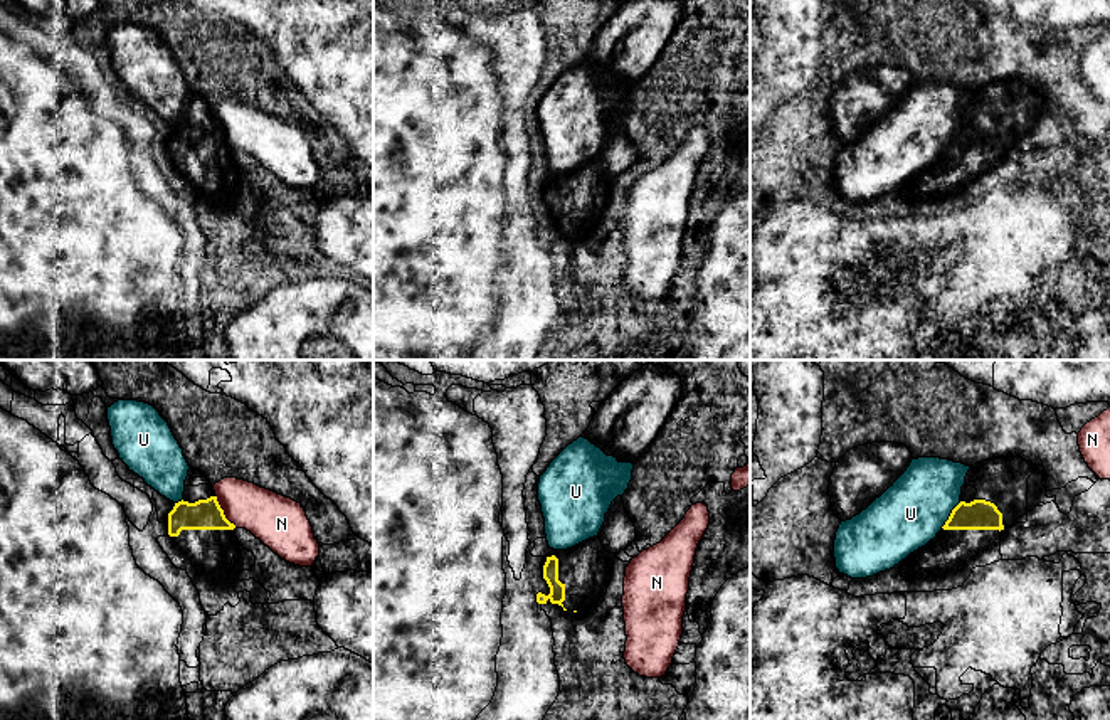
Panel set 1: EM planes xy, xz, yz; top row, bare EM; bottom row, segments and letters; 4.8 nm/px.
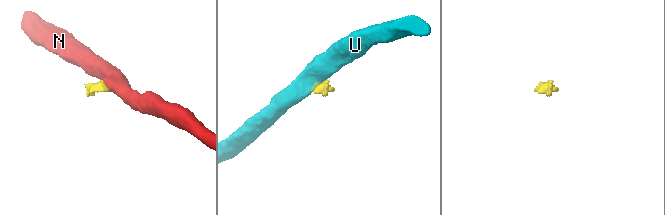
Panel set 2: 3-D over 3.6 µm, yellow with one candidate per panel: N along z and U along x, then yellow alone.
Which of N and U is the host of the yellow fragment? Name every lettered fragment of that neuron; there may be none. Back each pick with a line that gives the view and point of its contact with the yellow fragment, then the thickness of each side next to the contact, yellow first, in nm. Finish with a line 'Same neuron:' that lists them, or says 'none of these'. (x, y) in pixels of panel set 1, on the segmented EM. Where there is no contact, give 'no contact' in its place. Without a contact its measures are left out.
Same neuron: none of these

